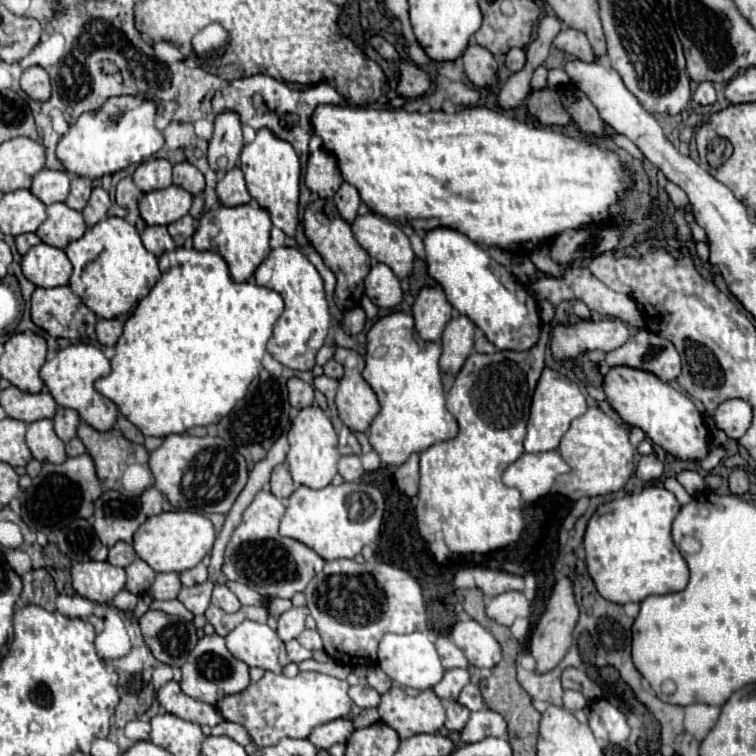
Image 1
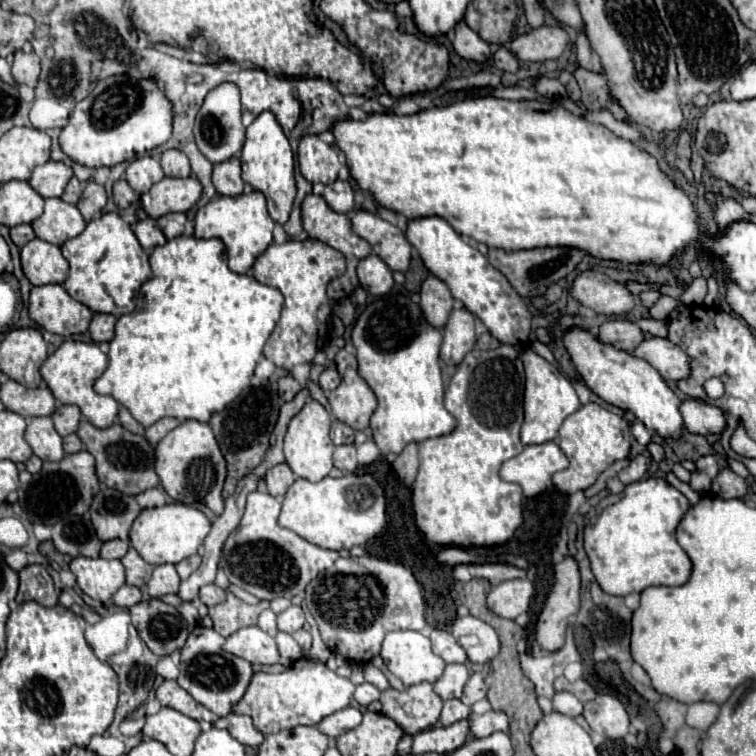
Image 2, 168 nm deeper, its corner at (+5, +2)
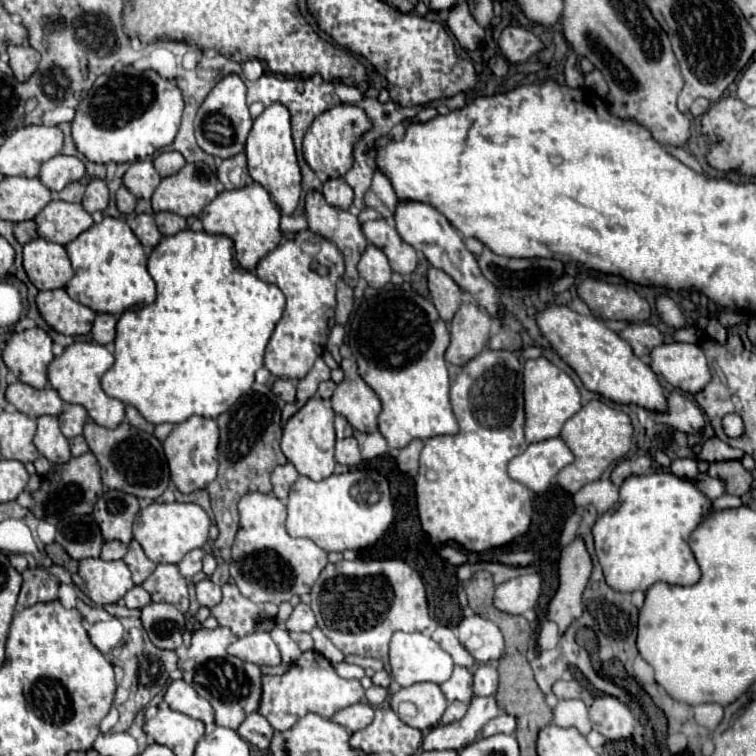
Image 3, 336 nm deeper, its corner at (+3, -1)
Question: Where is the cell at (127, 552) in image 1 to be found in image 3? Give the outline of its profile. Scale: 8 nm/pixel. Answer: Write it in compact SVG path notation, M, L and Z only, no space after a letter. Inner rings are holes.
M106 541L102 547L102 559L104 561L114 561L114 559L122 559L126 555L126 545L120 541Z

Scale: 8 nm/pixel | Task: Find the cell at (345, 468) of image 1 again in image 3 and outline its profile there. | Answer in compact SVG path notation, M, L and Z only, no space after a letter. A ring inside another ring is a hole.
M354 437L336 441L336 461L342 465L358 465L362 461L360 449L358 449L358 443Z

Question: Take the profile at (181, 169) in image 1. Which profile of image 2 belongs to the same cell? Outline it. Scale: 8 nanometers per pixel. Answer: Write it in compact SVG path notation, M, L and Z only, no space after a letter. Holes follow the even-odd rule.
M166 150L160 158L160 164L164 168L164 174L172 178L188 178L192 174L188 156L180 150Z

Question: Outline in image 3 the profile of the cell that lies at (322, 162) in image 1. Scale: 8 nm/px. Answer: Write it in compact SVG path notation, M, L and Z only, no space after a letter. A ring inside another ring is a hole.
M340 103L314 119L304 137L304 159L312 167L314 173L322 177L344 177L348 169L354 165L354 145L364 137L364 133L372 129L372 123L366 111L358 105Z

